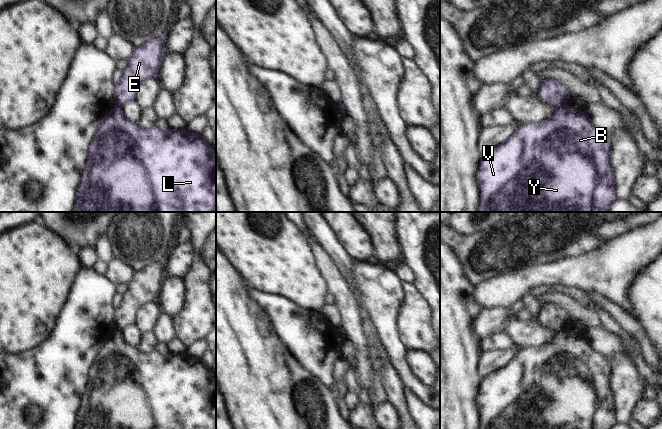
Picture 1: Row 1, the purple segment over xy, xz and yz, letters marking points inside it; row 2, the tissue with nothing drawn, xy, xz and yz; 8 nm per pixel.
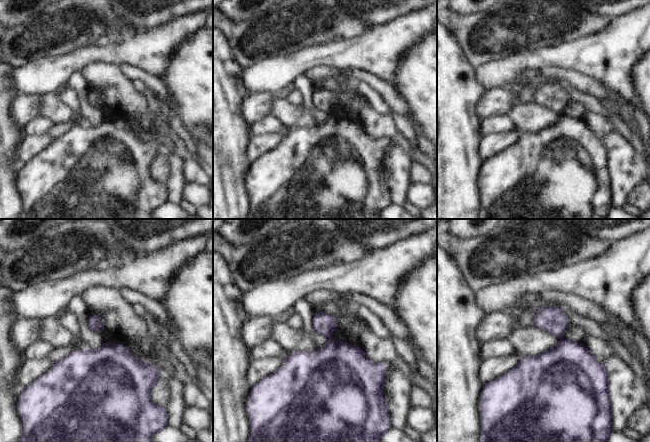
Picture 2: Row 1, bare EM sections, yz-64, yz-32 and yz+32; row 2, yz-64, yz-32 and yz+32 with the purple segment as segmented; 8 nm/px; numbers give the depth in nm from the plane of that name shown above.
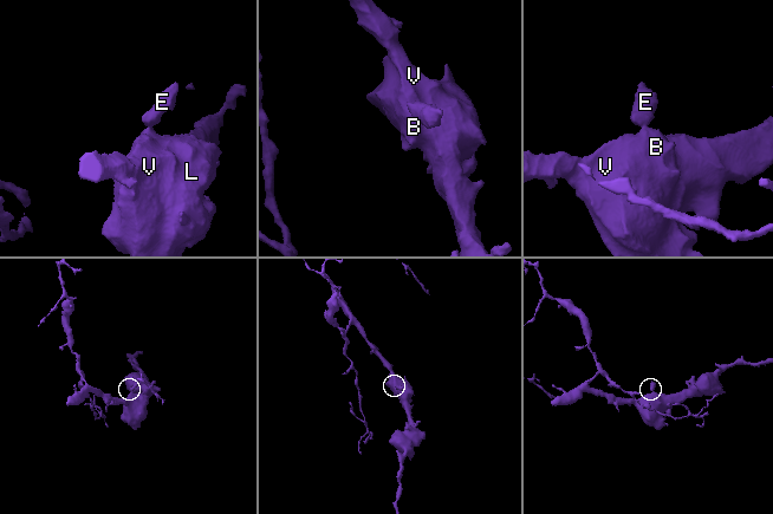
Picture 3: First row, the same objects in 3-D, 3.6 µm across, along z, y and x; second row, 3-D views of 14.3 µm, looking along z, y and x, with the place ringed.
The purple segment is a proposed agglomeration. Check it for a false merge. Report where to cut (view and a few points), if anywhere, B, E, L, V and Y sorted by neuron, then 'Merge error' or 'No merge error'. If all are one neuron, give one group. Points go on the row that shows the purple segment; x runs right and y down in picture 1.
Split along yz (563, 104), (558, 108). Groups: B L V Y / E. Merge error.

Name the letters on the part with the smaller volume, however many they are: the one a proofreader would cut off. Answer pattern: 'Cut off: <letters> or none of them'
Cut off: E.

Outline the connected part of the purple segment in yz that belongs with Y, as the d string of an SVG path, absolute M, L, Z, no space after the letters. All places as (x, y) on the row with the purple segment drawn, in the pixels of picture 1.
M565 105L560 106L551 118L542 122L519 124L517 132L507 141L484 154L478 178L482 192L479 212L608 212L612 204L618 200L612 167L612 142L609 135L598 130L585 111L577 111Z

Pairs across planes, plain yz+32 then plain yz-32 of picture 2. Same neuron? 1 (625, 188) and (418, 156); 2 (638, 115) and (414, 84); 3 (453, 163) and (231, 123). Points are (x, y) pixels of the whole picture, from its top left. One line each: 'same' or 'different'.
1: different
2: different
3: same

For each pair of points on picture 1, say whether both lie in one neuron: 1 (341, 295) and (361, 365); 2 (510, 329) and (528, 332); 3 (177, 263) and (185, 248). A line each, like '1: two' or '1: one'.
1: one
2: one
3: one

